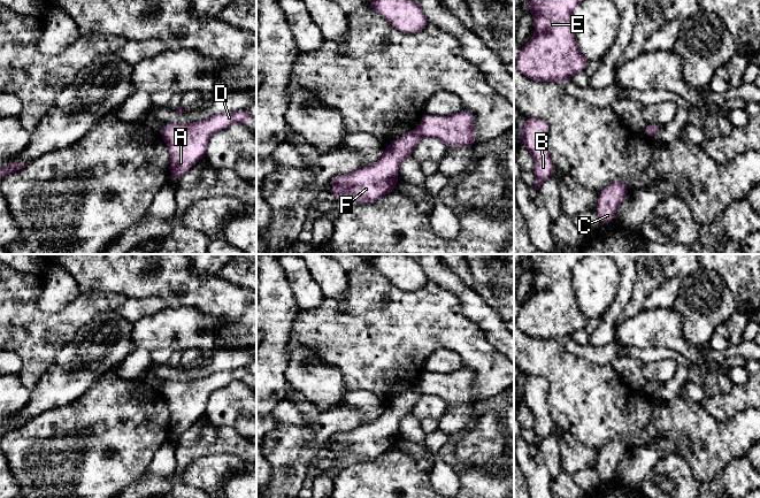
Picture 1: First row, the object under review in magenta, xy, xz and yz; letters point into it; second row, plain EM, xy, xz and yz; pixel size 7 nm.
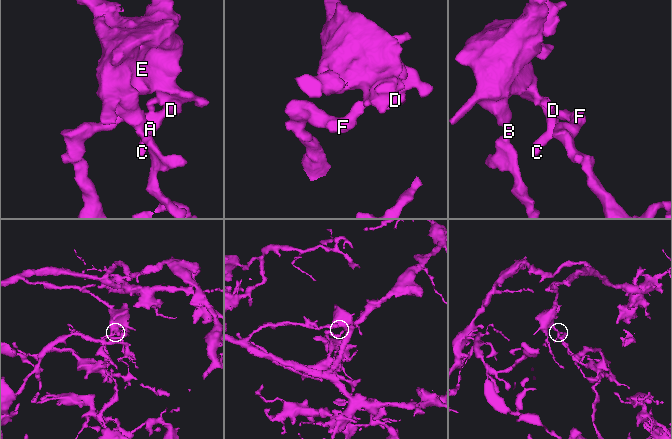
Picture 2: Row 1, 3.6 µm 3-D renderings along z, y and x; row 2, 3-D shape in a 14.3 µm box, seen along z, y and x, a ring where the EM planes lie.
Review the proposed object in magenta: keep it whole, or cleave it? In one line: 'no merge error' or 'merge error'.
merge error

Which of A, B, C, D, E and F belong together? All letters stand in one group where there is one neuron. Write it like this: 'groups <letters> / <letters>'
groups A B C D E / F

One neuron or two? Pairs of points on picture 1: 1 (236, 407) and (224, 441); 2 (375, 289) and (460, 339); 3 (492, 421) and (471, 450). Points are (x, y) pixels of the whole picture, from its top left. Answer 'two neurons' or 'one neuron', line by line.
1: two neurons
2: one neuron
3: one neuron

